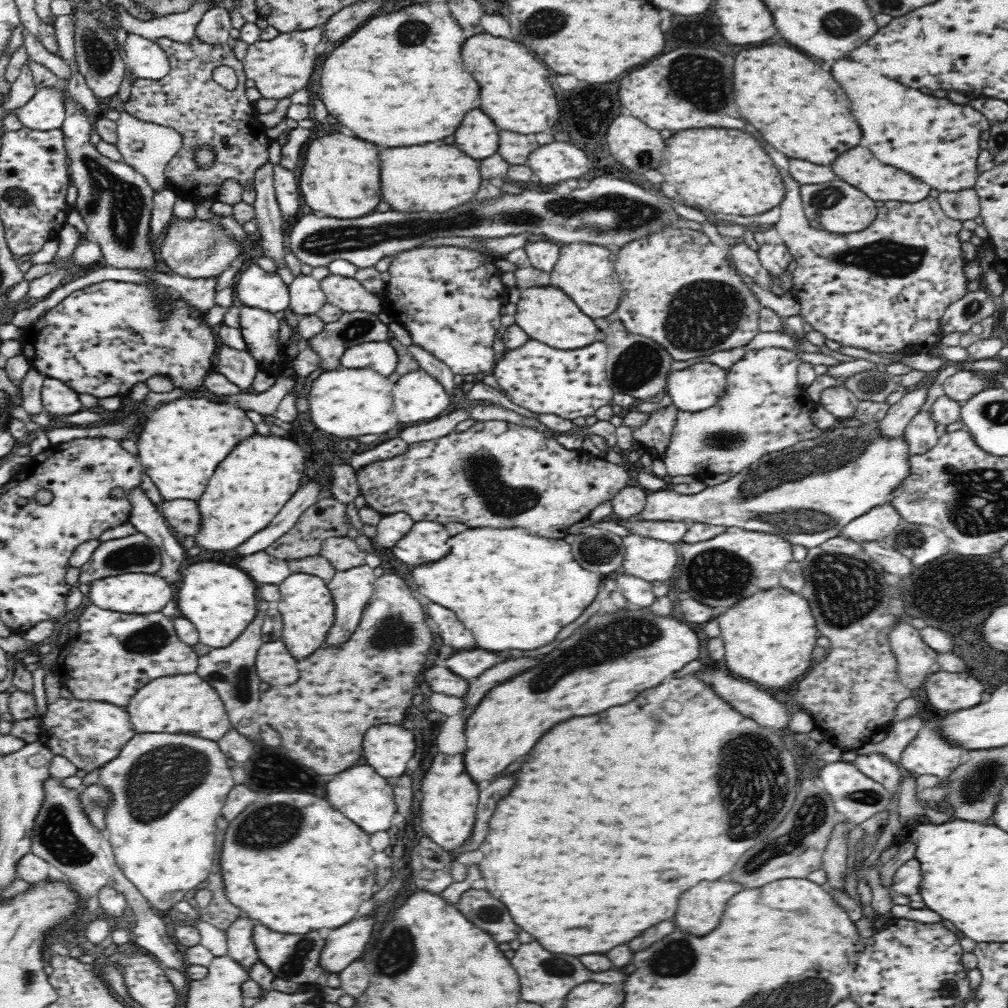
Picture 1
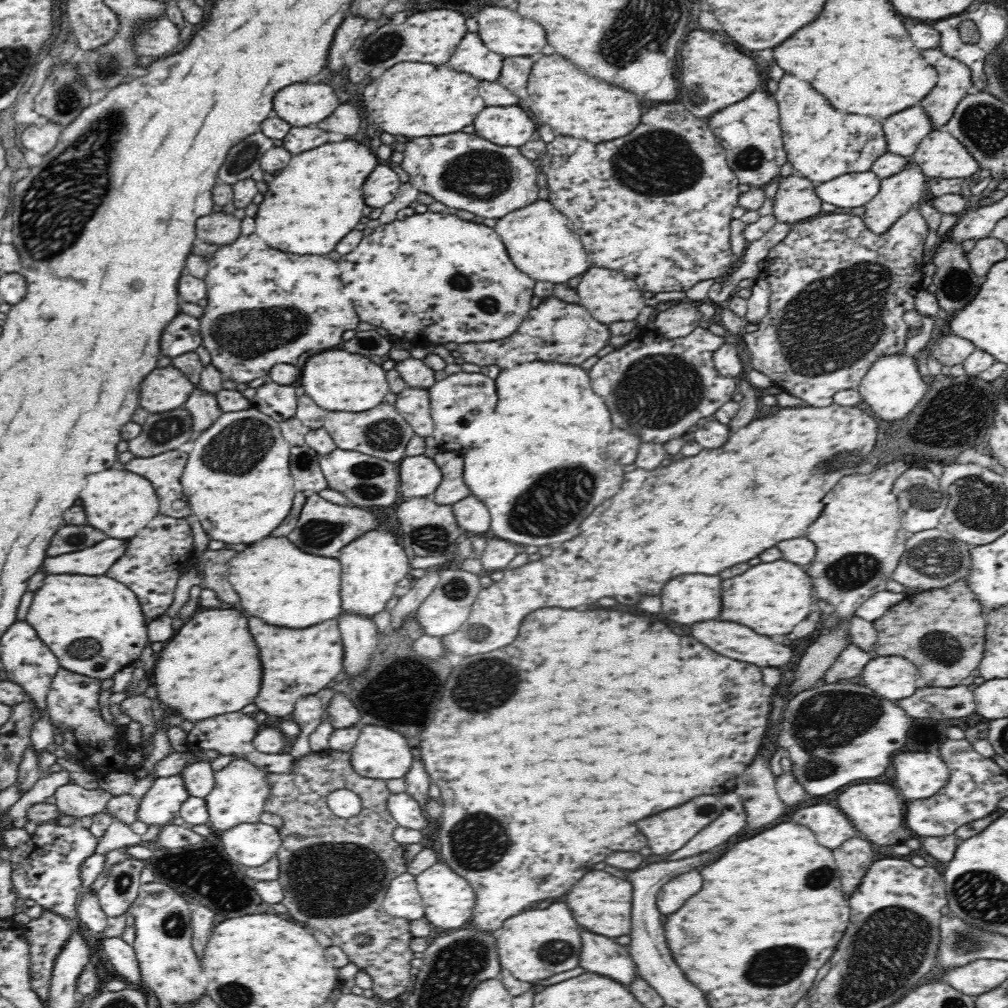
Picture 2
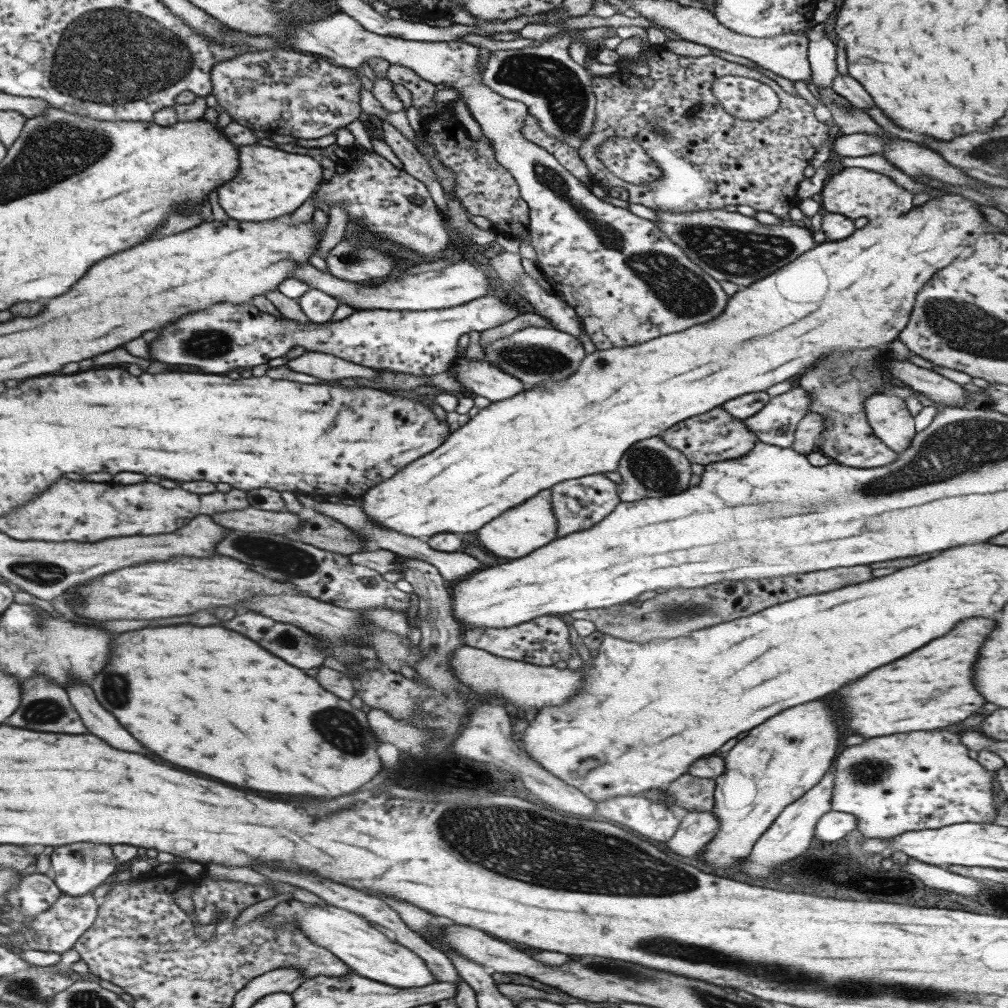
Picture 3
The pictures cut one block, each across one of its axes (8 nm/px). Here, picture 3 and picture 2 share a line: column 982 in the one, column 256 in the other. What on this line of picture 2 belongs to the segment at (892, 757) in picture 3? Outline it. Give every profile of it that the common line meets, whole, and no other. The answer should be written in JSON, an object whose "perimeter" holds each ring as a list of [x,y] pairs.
{"perimeter":[[[234,759],[223,769],[214,771],[214,788],[205,796],[205,801],[209,816],[208,825],[215,835],[230,830],[237,824],[260,822],[266,799],[270,796],[267,774],[268,772],[244,759]]]}

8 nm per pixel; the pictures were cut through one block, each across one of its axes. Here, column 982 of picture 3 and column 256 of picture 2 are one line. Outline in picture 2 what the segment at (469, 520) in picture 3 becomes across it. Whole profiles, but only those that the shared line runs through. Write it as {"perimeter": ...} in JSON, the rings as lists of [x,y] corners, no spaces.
{"perimeter":[[[354,140],[326,144],[316,150],[308,150],[304,154],[294,156],[290,166],[282,170],[280,176],[275,174],[274,180],[269,182],[269,190],[258,205],[254,218],[256,235],[268,246],[287,253],[300,256],[327,255],[335,250],[334,246],[360,222],[364,212],[362,184],[376,166],[378,158],[372,154],[372,150]]]}

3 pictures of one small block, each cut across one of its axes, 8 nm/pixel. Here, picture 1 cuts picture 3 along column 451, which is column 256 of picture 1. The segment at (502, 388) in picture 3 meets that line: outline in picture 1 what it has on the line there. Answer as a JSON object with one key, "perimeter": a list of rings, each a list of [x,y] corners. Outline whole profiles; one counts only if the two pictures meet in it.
{"perimeter":[[[226,344],[217,348],[214,369],[244,392],[250,391],[259,371],[255,358],[247,350],[236,350]]]}

